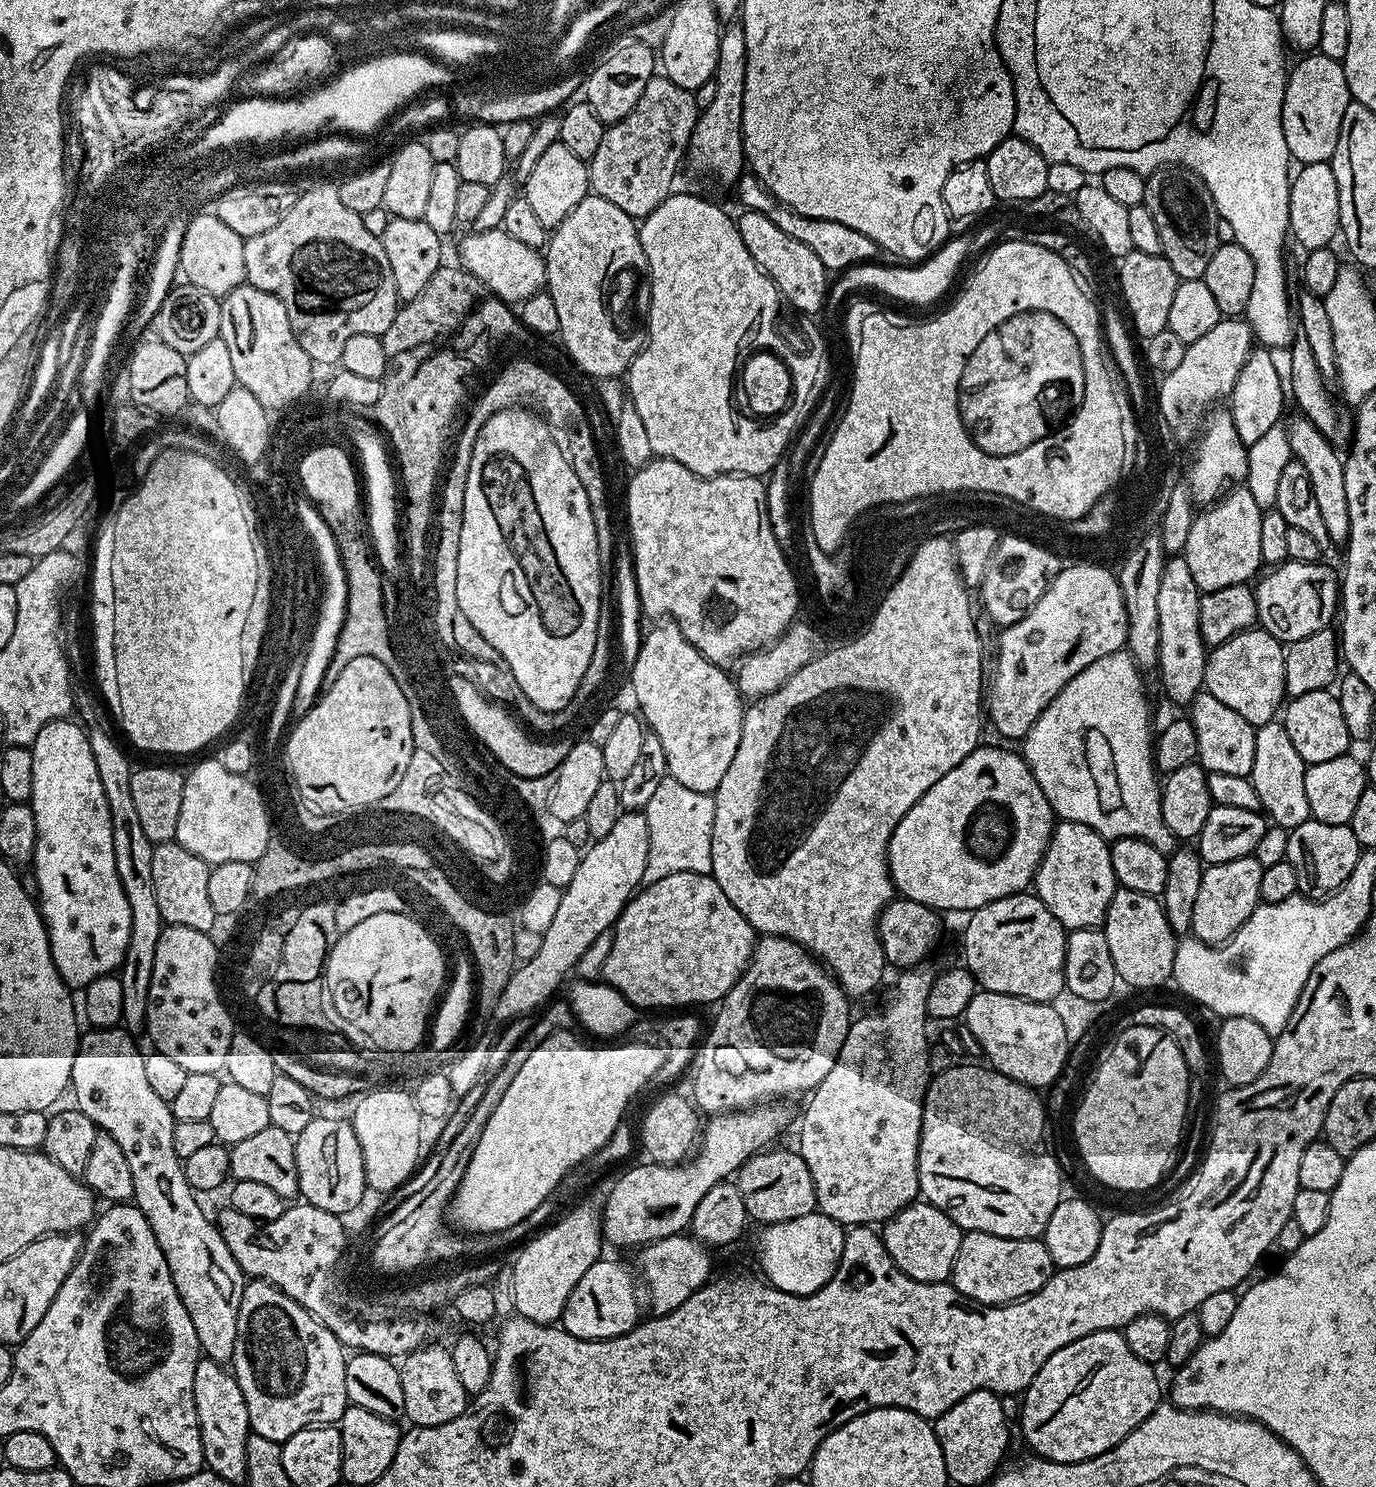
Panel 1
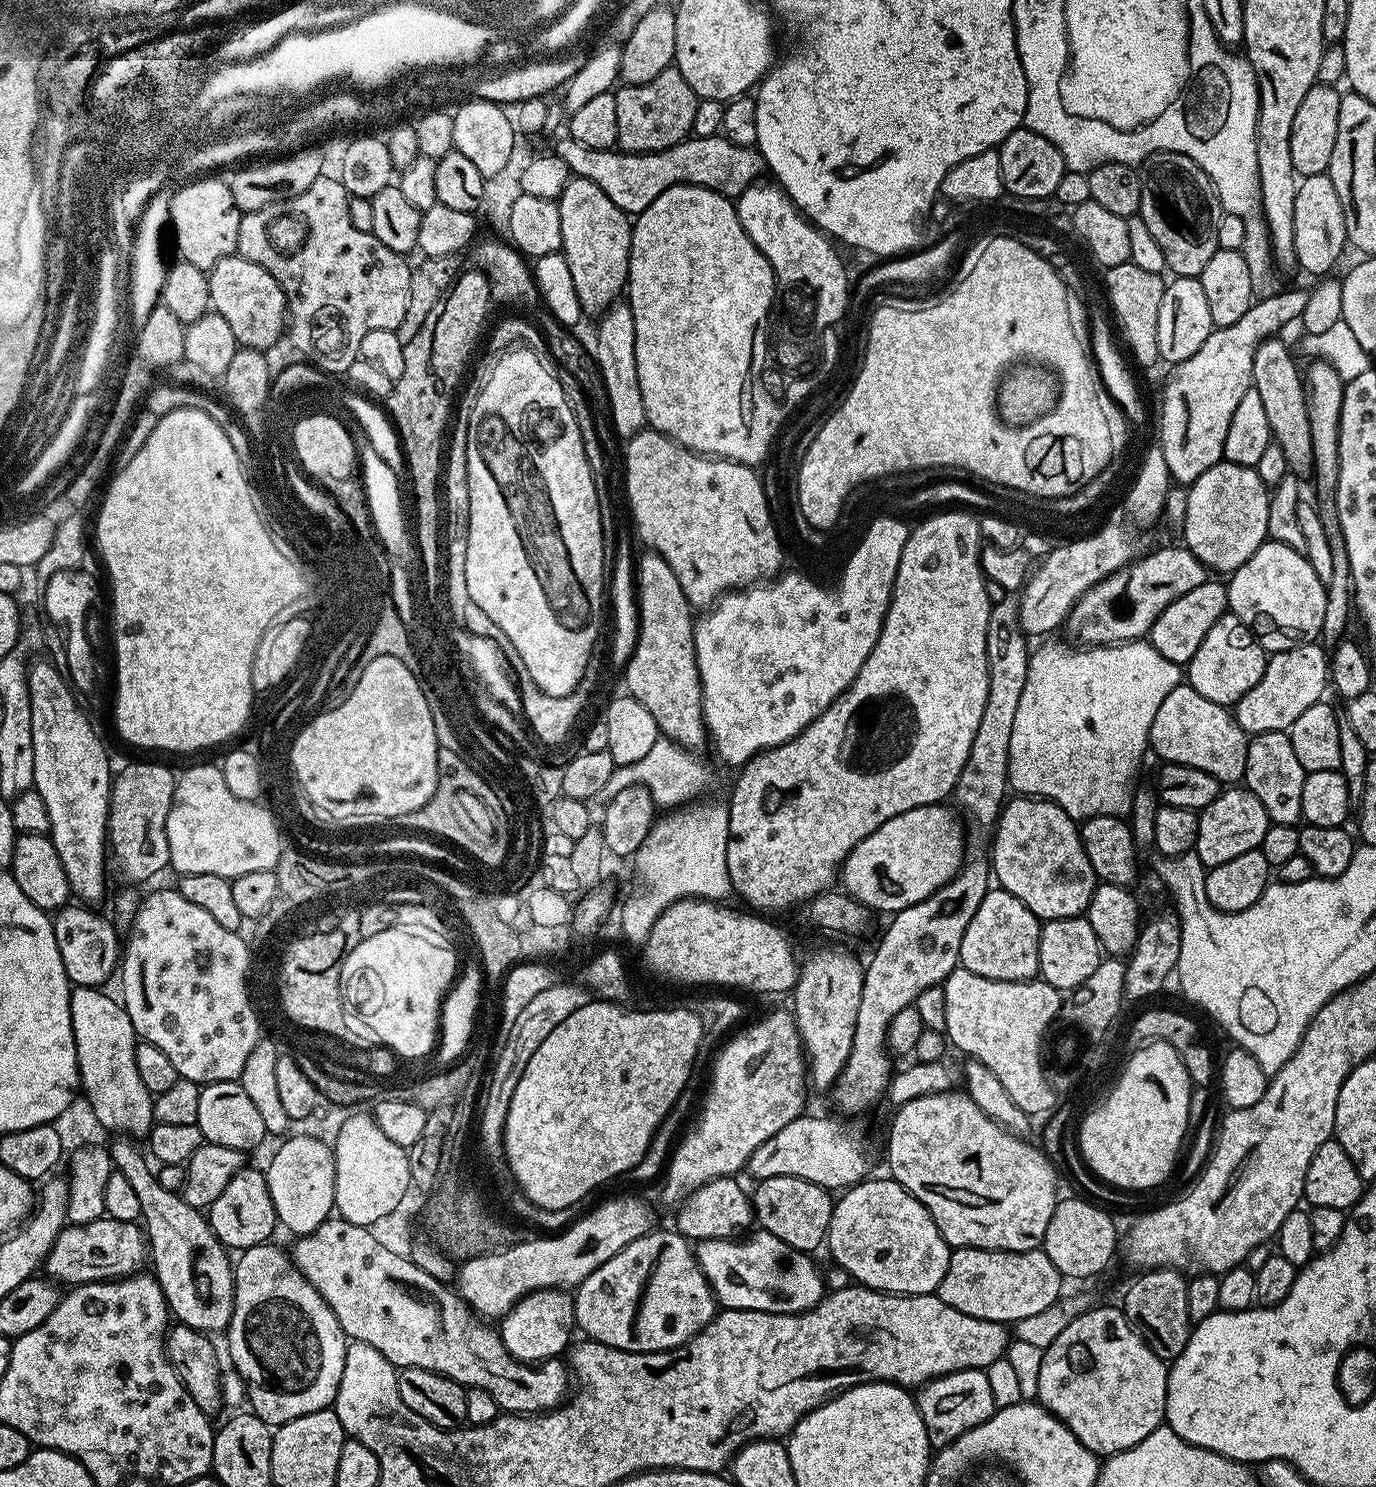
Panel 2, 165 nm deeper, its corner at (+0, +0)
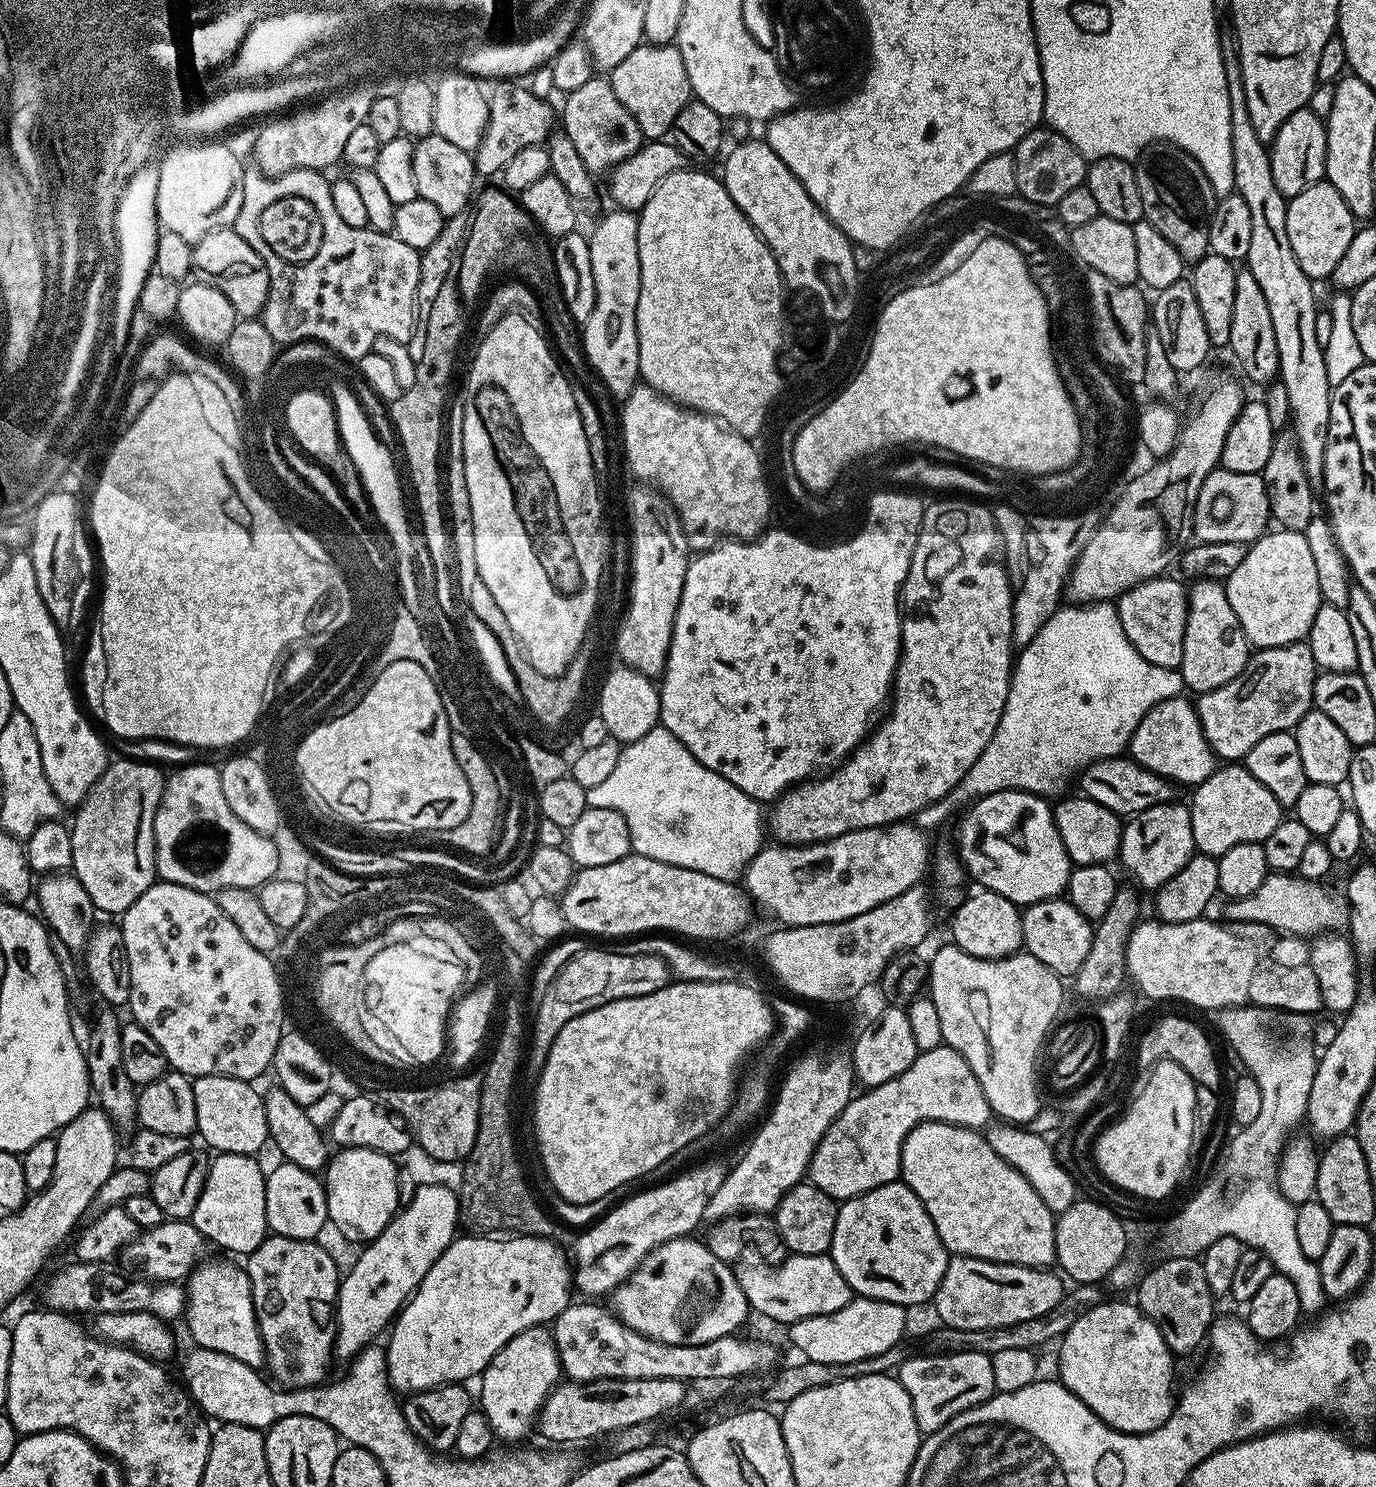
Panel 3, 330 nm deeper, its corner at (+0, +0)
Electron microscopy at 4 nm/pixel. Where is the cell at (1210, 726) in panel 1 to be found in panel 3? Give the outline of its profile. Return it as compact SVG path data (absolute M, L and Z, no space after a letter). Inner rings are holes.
M1181 694L1166 702L1158 702L1138 722L1138 730L1134 730L1132 741L1128 743L1126 752L1136 763L1148 768L1154 774L1165 776L1177 785L1201 784L1218 767L1218 757L1206 742L1206 734L1200 725L1195 703Z

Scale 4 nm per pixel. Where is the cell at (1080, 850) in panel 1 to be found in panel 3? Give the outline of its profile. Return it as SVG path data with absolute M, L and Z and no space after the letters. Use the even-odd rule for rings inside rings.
M1015 790L992 792L979 797L968 810L956 832L954 848L964 864L965 873L971 879L973 876L981 889L1002 894L1002 898L1018 906L1054 900L1067 893L1074 865L1066 854L1066 846L1062 846L1062 836L1058 834L1058 826L1054 822L1053 805L1045 797L1037 796L1034 792Z

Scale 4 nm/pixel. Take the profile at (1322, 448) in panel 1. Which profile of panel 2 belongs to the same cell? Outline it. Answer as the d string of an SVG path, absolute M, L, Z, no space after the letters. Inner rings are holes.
M1280 338L1262 340L1254 354L1252 387L1258 390L1266 418L1270 418L1270 430L1274 443L1282 446L1286 462L1293 473L1306 474L1313 471L1310 418L1308 417L1308 398L1305 392L1305 377L1302 368L1296 365L1292 352Z

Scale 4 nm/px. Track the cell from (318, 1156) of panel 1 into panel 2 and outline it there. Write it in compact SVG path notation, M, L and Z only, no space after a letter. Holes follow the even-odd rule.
M303 1134L291 1136L273 1154L272 1161L266 1167L266 1175L277 1221L283 1227L285 1224L293 1232L293 1237L299 1238L318 1230L318 1226L322 1226L322 1222L333 1215L336 1202L336 1157L333 1149L318 1138Z

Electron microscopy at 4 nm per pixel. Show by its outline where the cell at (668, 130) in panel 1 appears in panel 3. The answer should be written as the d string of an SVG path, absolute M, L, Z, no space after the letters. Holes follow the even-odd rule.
M642 42L618 66L610 69L610 83L618 102L630 110L638 130L642 130L645 141L660 142L671 133L674 118L688 101L693 99L690 78L686 78L686 65L675 43L649 44Z

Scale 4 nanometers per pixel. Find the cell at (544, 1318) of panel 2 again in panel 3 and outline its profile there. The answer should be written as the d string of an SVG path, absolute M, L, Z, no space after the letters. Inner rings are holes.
M547 1327L522 1330L522 1334L510 1338L510 1342L494 1354L478 1380L478 1408L490 1422L493 1437L497 1441L508 1440L504 1442L527 1441L524 1439L534 1432L541 1406L561 1380L560 1355Z

